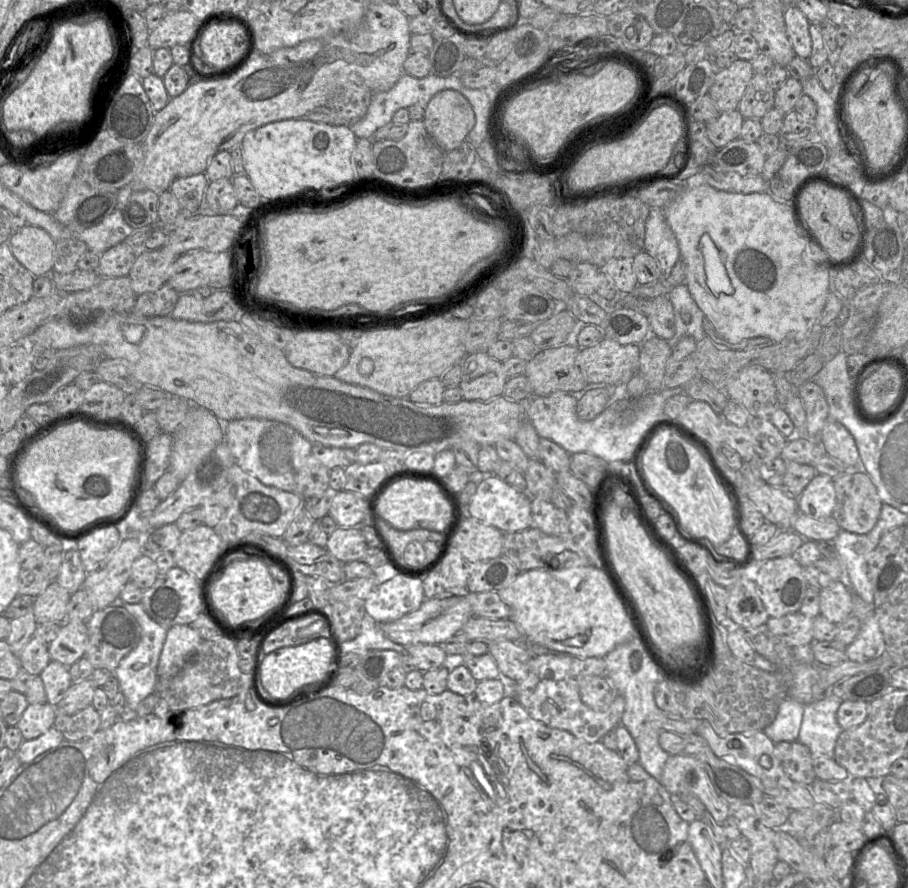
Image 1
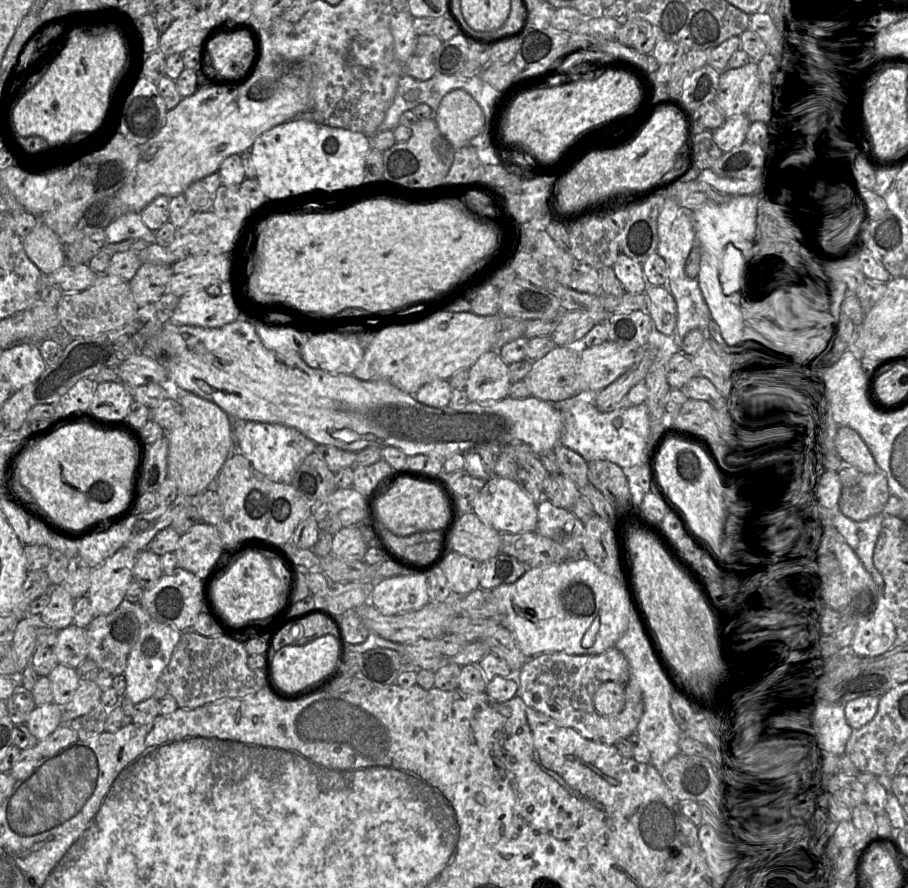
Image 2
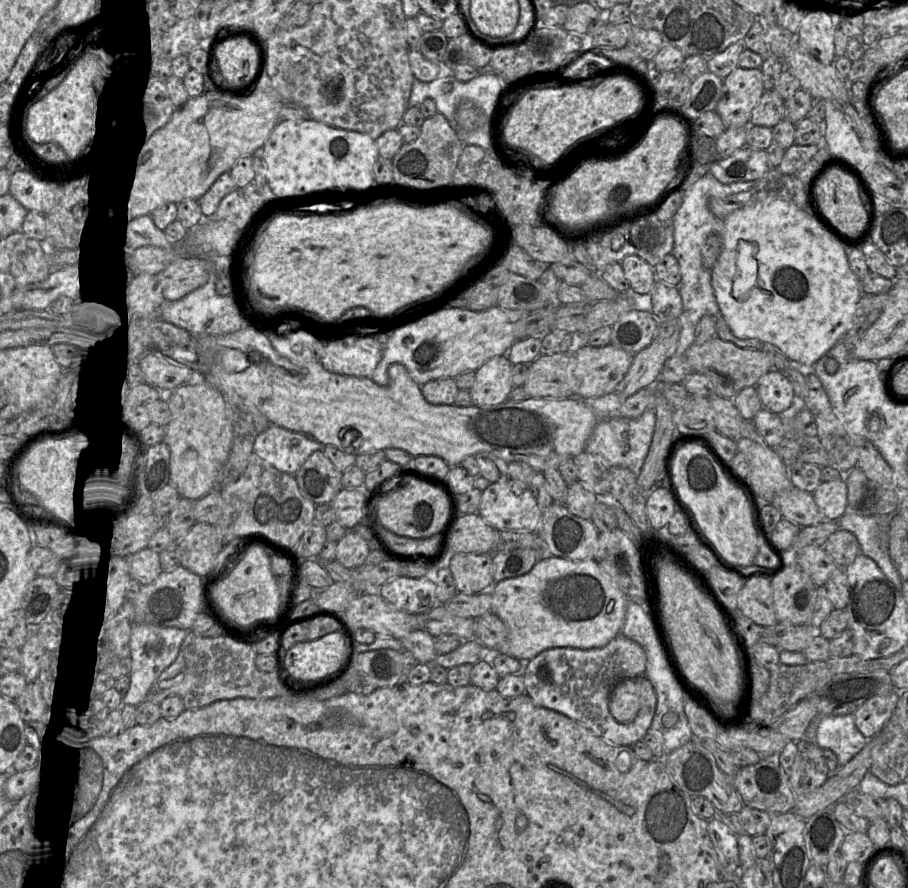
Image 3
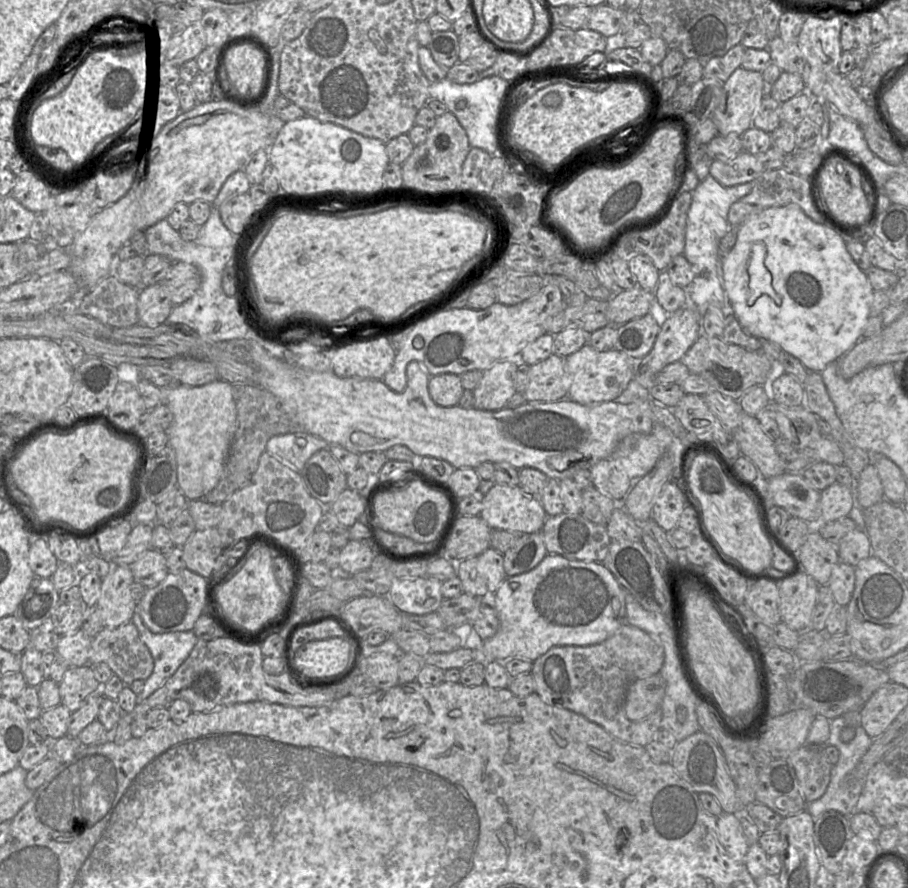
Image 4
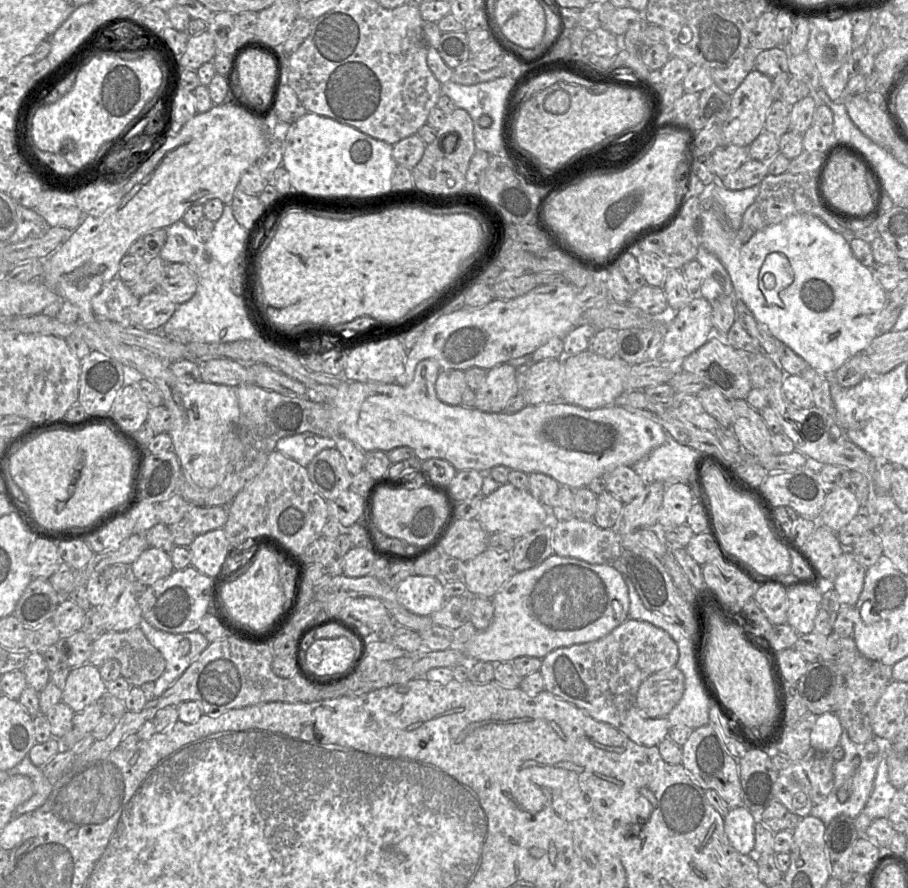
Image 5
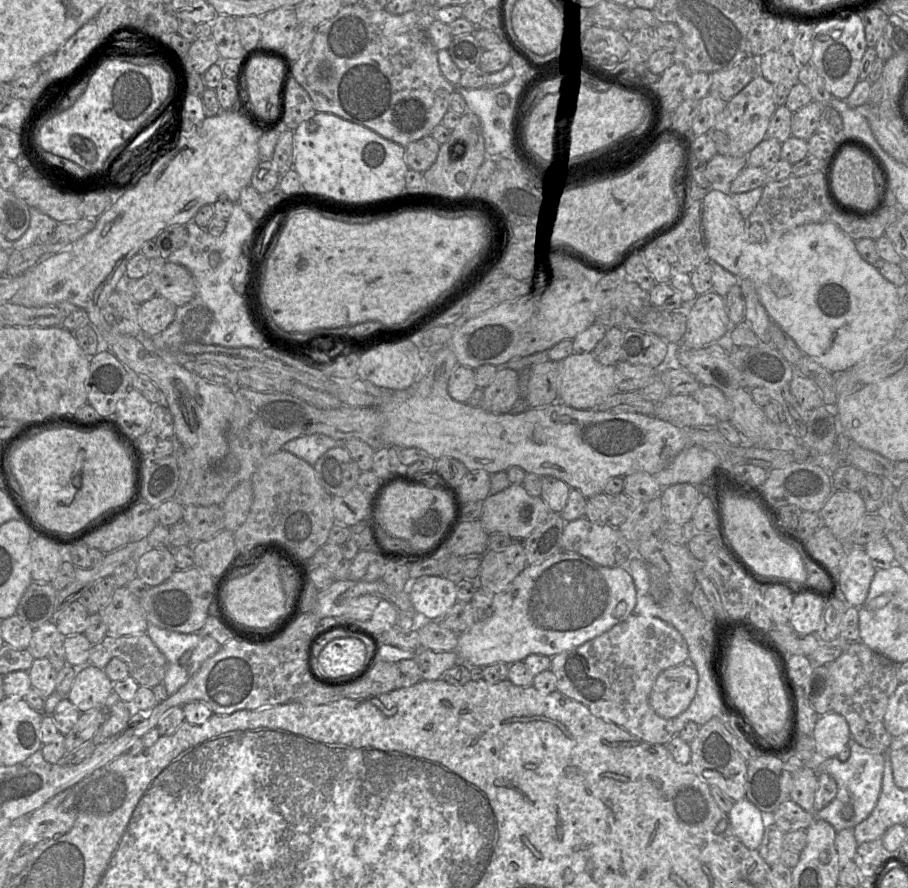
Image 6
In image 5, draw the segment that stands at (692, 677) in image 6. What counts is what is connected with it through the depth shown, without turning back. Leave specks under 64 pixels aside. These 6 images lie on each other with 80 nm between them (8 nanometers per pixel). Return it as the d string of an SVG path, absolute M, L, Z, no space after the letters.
M676 666L646 678L638 688L635 704L645 718L666 717L682 698L685 678Z

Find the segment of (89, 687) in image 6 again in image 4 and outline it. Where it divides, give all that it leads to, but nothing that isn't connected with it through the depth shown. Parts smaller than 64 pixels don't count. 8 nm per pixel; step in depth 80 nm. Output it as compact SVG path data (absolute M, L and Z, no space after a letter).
M91 665L68 667L58 684L61 704L73 713L90 694L101 692L101 686Z

